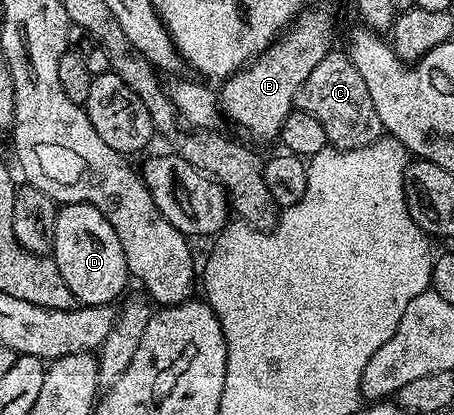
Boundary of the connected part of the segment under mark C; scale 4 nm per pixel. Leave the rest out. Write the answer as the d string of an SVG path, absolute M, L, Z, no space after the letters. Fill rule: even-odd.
M344 51L327 53L322 63L310 71L310 79L306 79L298 91L295 108L301 113L314 115L314 119L322 123L322 131L326 131L329 146L334 149L361 149L382 135L378 111L374 111L374 99L370 99L370 91L366 91L358 67Z

